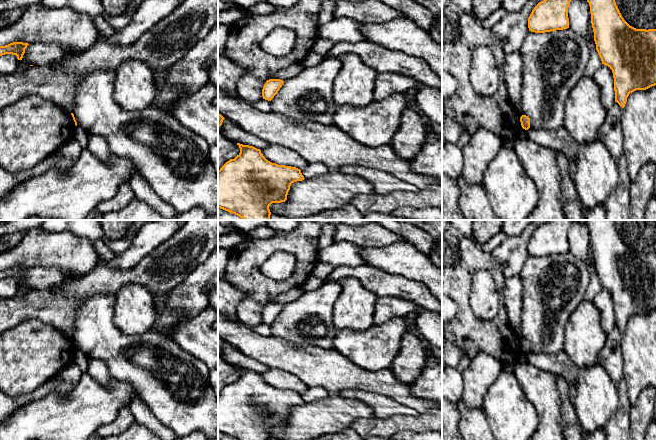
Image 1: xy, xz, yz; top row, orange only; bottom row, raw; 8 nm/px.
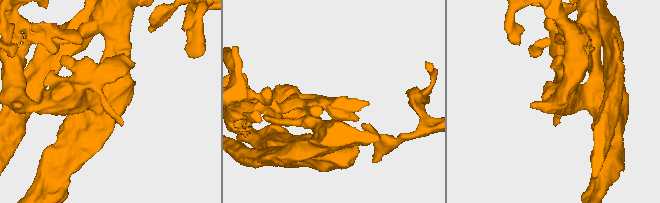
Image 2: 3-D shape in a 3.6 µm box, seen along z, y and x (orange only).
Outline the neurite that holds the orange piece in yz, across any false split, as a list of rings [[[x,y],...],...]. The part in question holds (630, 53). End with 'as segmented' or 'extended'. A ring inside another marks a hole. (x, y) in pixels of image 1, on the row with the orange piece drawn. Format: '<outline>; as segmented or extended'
[[[587,0],[596,50],[613,73],[615,102],[625,107],[630,93],[656,85],[656,29],[636,29],[622,17],[615,0]]]; as segmented

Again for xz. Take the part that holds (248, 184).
[[[237,145],[240,153],[218,170],[218,208],[243,220],[270,220],[270,205],[285,202],[291,184],[305,178],[296,167],[268,161],[260,149]]]; as segmented

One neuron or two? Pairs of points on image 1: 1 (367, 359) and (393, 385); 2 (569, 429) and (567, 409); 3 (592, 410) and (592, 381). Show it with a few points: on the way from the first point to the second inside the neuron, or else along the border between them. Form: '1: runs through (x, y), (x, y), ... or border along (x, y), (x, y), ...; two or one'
1: border along (355, 364), (367, 370), (389, 368); two
2: runs through (569, 424), (568, 414); one
3: runs through (592, 403), (592, 388); one

